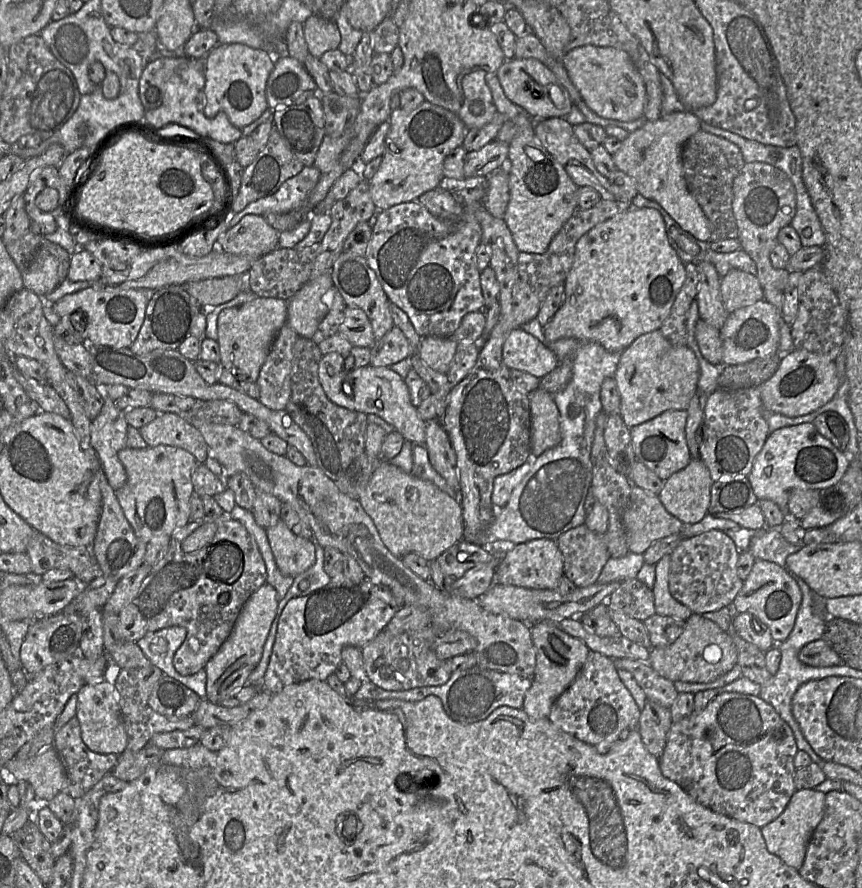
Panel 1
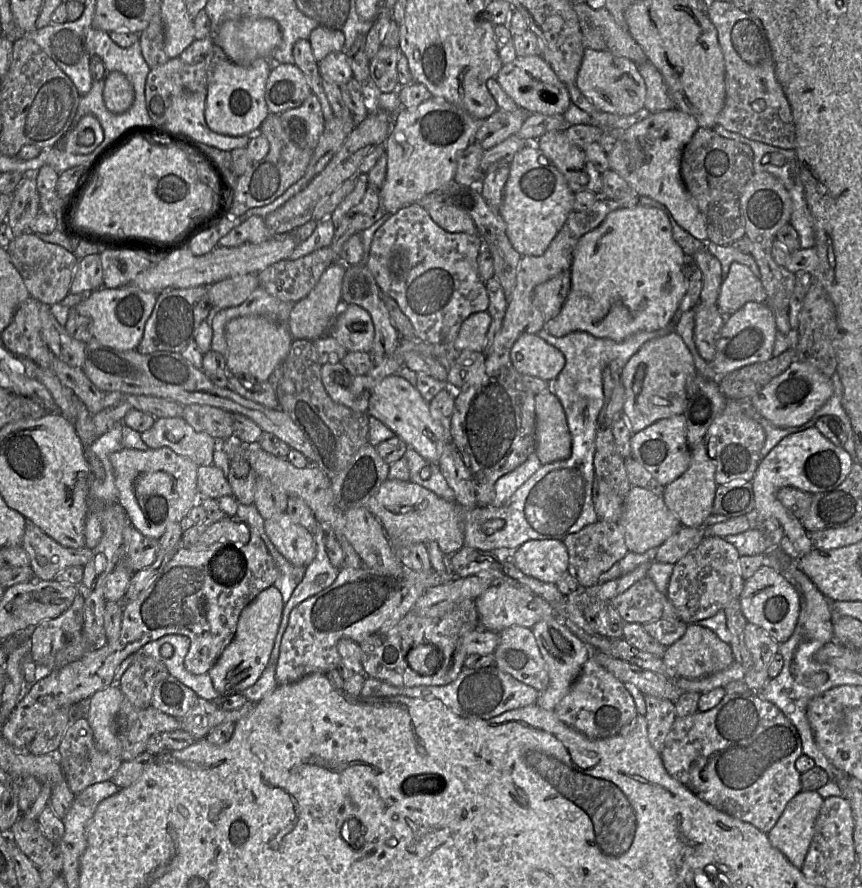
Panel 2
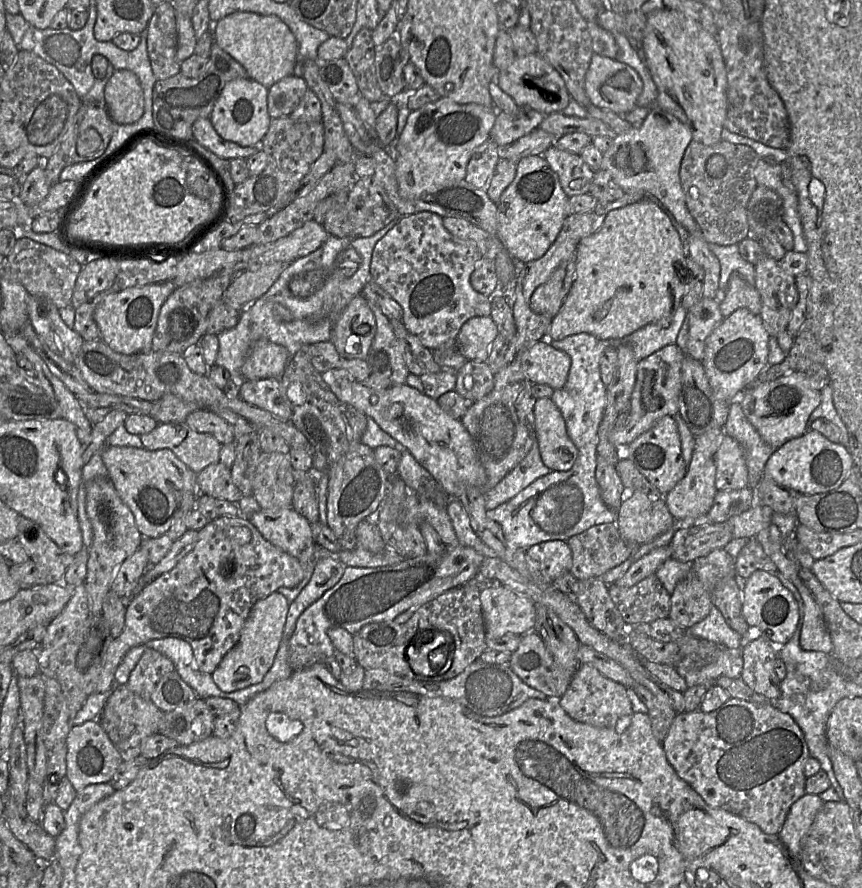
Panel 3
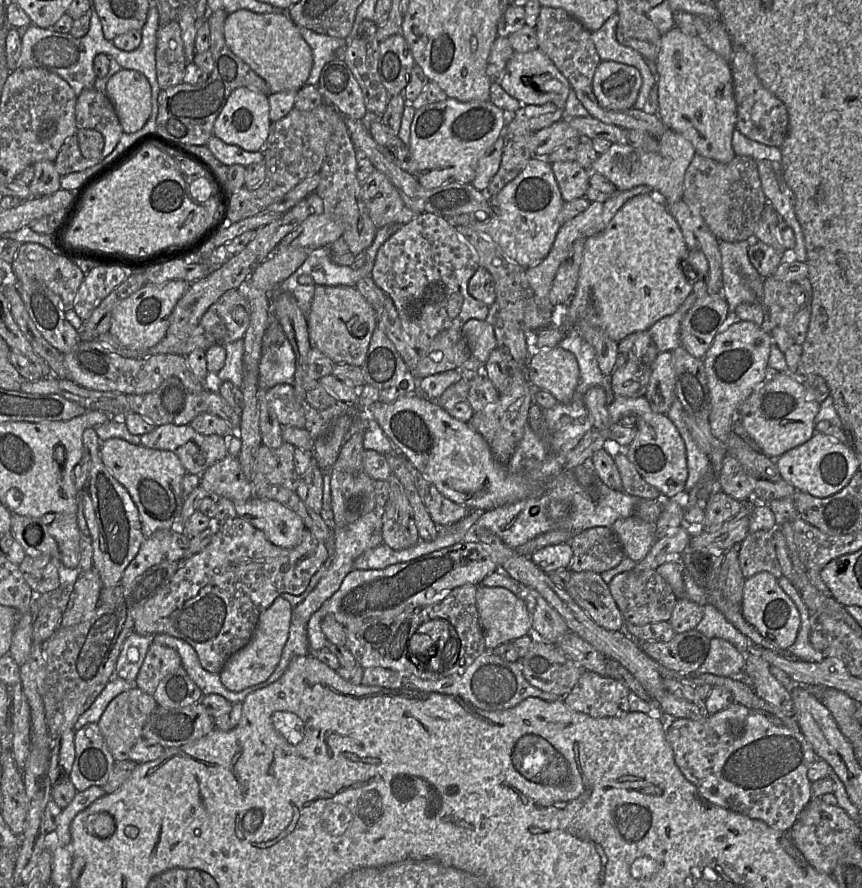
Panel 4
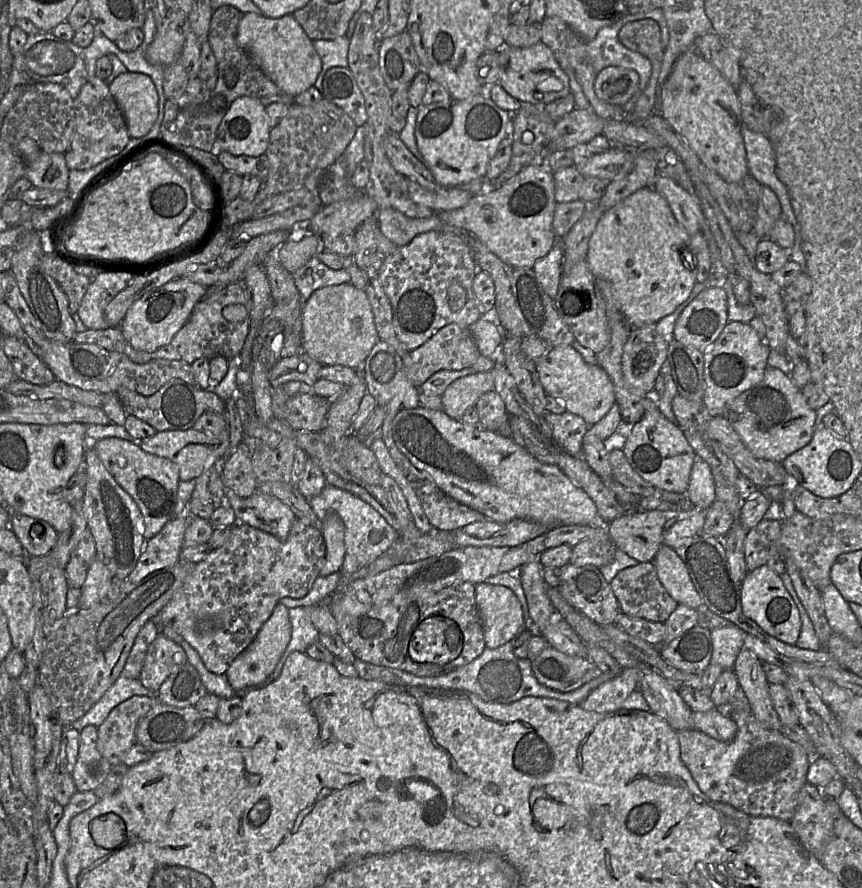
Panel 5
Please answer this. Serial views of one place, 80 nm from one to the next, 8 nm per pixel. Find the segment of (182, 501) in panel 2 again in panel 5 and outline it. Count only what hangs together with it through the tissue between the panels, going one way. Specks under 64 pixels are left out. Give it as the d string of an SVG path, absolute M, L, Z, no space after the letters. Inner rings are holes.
M110 437L92 442L99 459L116 482L132 497L143 517L143 537L150 539L173 518L179 469L171 460L147 453L138 443Z

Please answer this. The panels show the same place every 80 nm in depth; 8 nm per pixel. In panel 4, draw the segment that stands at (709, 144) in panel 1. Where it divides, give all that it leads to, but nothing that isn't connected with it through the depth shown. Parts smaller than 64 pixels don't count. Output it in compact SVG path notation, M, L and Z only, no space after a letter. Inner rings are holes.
M698 153L686 169L682 199L701 215L718 241L725 242L754 237L761 213L768 203L757 164L751 157L735 155L730 162L720 163Z

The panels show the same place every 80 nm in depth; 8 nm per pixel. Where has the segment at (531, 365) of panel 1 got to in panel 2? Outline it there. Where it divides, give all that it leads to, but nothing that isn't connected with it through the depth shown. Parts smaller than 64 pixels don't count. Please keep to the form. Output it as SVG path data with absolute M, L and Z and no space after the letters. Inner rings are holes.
M522 334L510 351L512 365L521 375L550 382L557 378L565 365L561 351L536 334Z

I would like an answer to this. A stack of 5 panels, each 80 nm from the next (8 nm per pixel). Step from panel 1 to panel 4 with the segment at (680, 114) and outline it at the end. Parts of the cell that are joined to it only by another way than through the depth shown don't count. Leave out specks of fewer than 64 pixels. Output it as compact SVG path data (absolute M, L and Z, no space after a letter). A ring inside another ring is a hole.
M667 129L658 139L657 151L644 151L631 144L613 143L607 151L598 156L589 171L606 177L618 191L645 185L665 203L674 203L683 198L684 175L695 153L689 140L677 132Z

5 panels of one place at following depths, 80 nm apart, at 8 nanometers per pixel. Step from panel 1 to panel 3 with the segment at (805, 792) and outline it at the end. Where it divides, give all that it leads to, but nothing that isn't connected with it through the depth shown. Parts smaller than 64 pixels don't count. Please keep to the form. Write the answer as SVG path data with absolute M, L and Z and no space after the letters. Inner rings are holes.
M804 794L795 801L787 814L778 836L789 853L800 860L801 841L824 801L816 794Z

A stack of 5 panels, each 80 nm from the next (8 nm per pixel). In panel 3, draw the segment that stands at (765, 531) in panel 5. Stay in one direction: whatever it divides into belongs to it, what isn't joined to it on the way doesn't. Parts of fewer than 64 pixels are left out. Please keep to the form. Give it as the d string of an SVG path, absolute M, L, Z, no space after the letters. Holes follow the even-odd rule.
M755 537L749 538L735 559L736 577L742 581L749 578L756 570L764 570L776 575L777 567L766 555Z

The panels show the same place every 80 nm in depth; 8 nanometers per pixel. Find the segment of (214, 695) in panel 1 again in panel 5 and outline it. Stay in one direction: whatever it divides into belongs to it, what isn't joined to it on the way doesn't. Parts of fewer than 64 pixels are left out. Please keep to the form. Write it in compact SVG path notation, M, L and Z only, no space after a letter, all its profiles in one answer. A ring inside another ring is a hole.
M278 603L271 616L263 624L252 643L240 653L230 664L225 675L235 690L241 690L249 686L256 686L268 681L274 672L281 656L291 639L291 623L289 609L282 603Z

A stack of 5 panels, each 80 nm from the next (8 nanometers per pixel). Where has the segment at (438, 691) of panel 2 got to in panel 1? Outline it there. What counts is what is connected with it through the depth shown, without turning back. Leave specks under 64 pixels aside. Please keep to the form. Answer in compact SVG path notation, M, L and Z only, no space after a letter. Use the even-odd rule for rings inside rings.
M474 666L453 671L449 680L443 685L424 686L400 691L384 690L368 679L363 678L363 683L356 694L353 695L353 698L357 700L397 699L407 702L418 702L429 695L435 695L441 700L445 712L452 720L470 724L484 720L501 706L521 709L525 694L530 686L531 679L529 678Z

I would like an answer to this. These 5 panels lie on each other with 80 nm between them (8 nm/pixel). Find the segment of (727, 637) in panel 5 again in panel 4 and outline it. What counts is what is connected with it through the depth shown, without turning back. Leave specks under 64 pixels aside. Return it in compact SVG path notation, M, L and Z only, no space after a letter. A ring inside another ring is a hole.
M712 638L705 661L697 673L711 673L725 677L744 678L745 655L731 643L721 638Z

